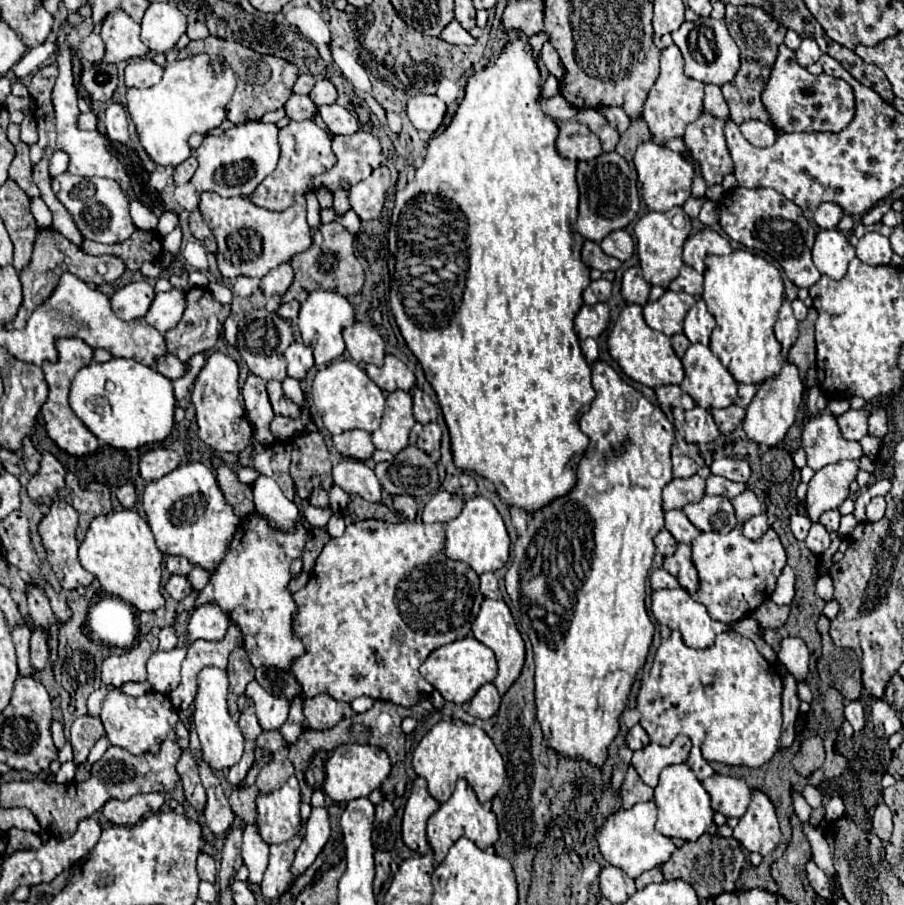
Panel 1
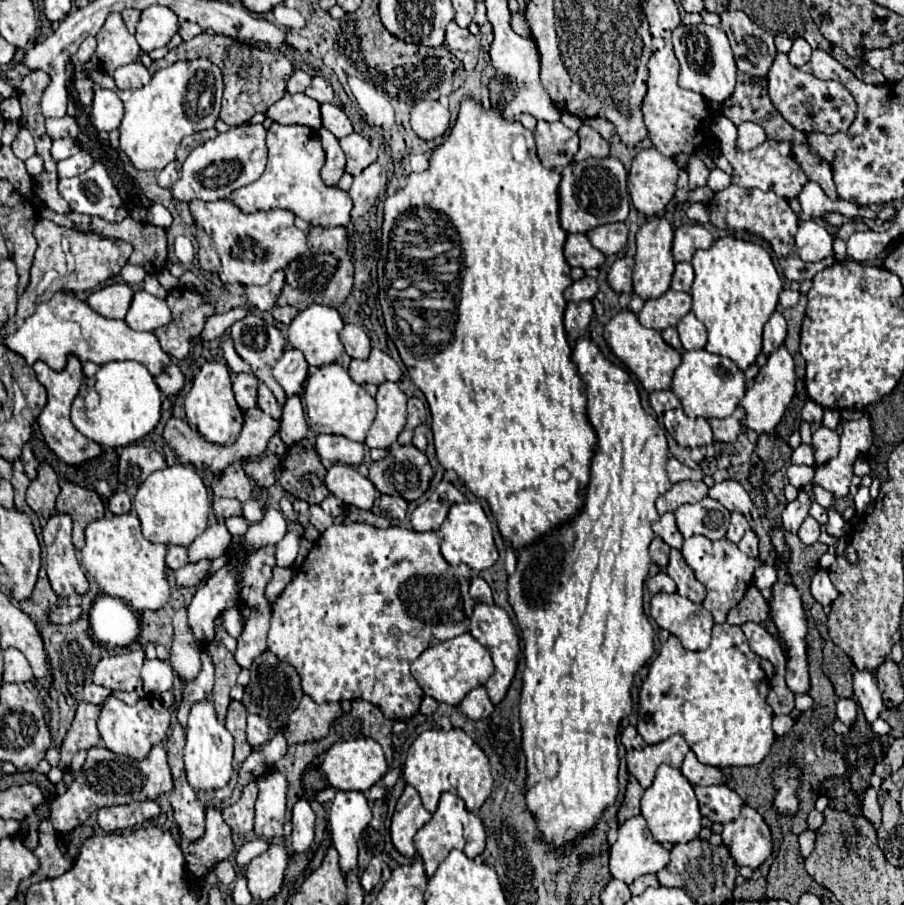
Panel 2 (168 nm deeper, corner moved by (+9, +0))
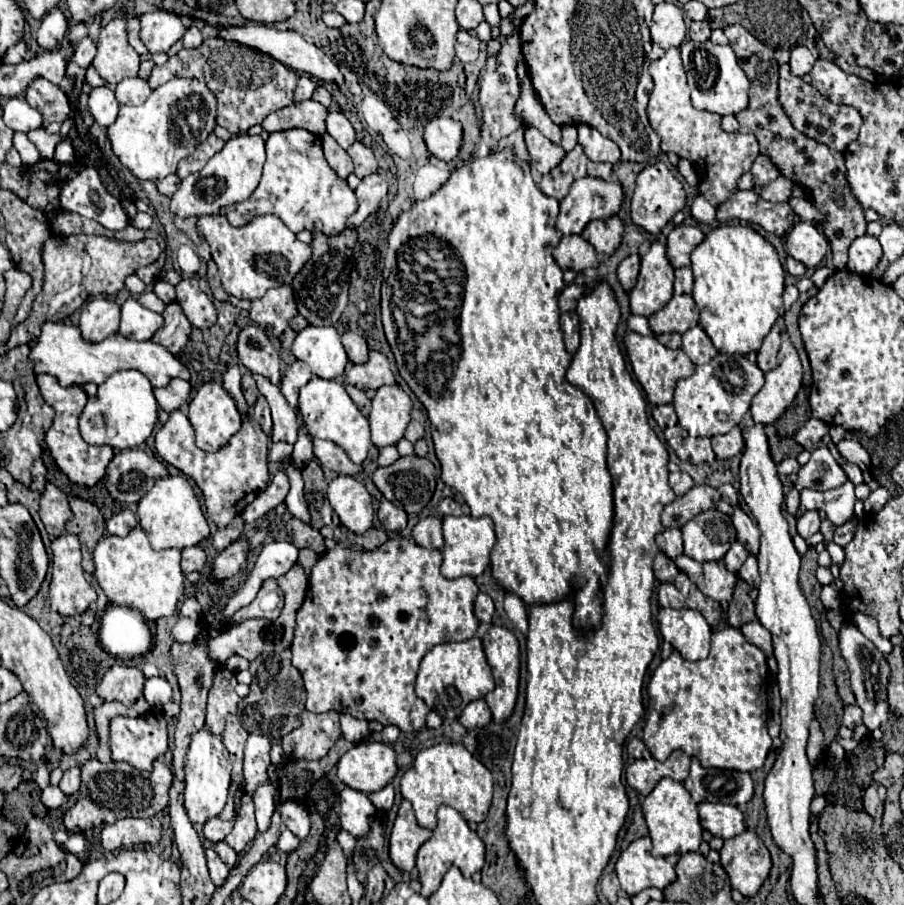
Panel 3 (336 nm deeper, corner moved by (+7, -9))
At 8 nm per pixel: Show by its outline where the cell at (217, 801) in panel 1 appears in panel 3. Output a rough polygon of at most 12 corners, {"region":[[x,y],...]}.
{"region":[[224,841],[214,849],[228,869],[236,865],[238,855]]}

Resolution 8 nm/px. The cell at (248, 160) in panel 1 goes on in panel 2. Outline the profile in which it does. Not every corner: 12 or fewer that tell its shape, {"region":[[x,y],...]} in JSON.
{"region":[[262,124],[196,146],[176,200],[222,200],[262,176]]}

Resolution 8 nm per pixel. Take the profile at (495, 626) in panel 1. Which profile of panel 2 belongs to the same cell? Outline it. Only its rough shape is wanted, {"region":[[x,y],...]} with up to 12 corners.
{"region":[[476,604],[470,634],[490,652],[484,684],[498,704],[514,678],[520,640],[496,604]]}

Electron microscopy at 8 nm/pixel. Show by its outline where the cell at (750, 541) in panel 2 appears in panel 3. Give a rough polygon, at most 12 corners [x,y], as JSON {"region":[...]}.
{"region":[[754,555],[744,561],[738,577],[752,587],[760,581]]}

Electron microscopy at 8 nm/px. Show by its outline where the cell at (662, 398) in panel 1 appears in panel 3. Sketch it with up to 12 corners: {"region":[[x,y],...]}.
{"region":[[672,404],[657,406],[652,416],[662,429],[678,423]]}

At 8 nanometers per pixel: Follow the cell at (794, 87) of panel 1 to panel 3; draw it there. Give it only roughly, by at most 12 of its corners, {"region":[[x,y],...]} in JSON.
{"region":[[780,65],[780,103],[810,139],[844,151],[862,117]]}

